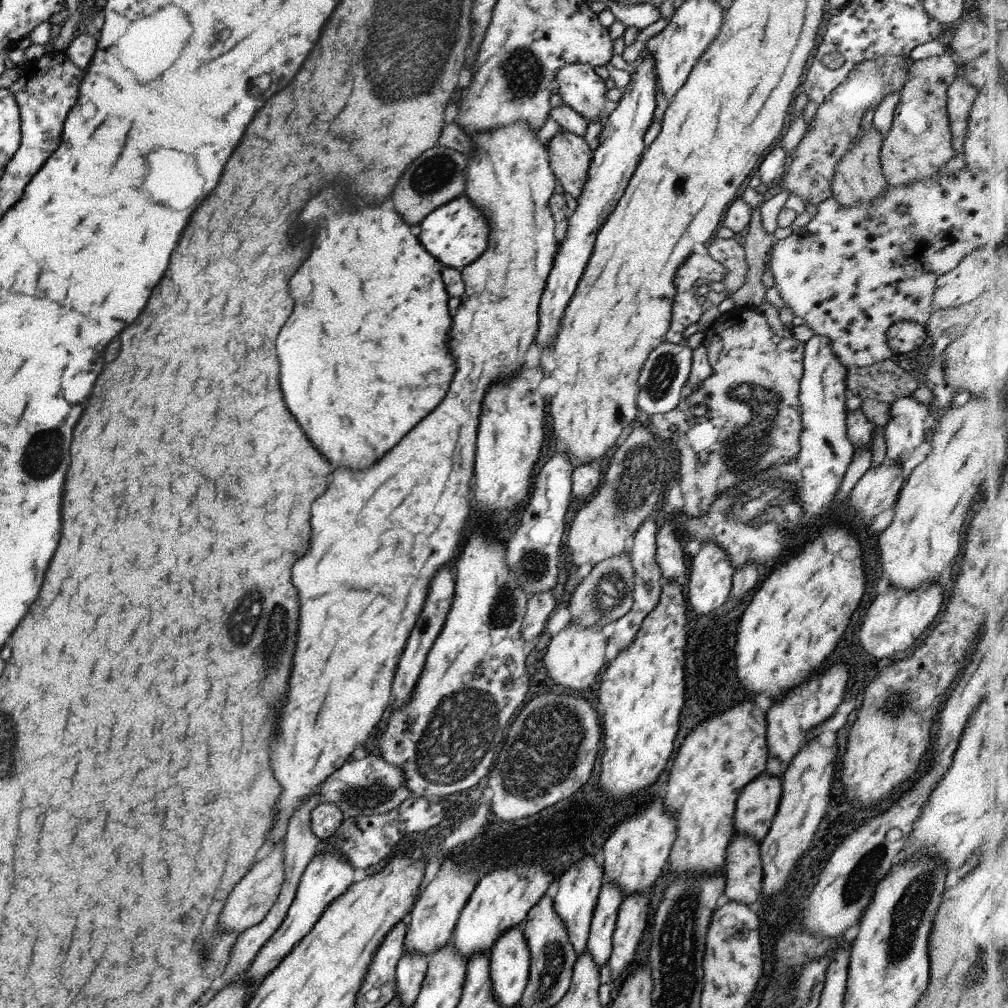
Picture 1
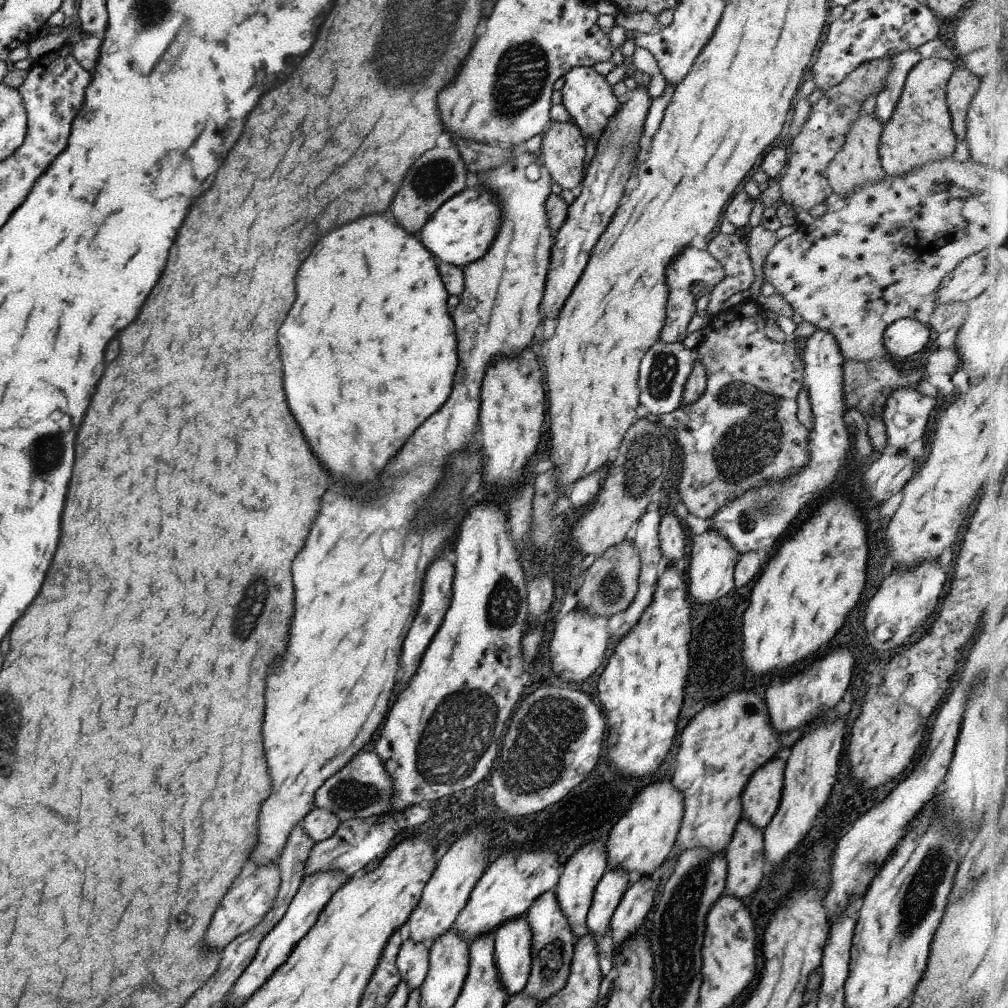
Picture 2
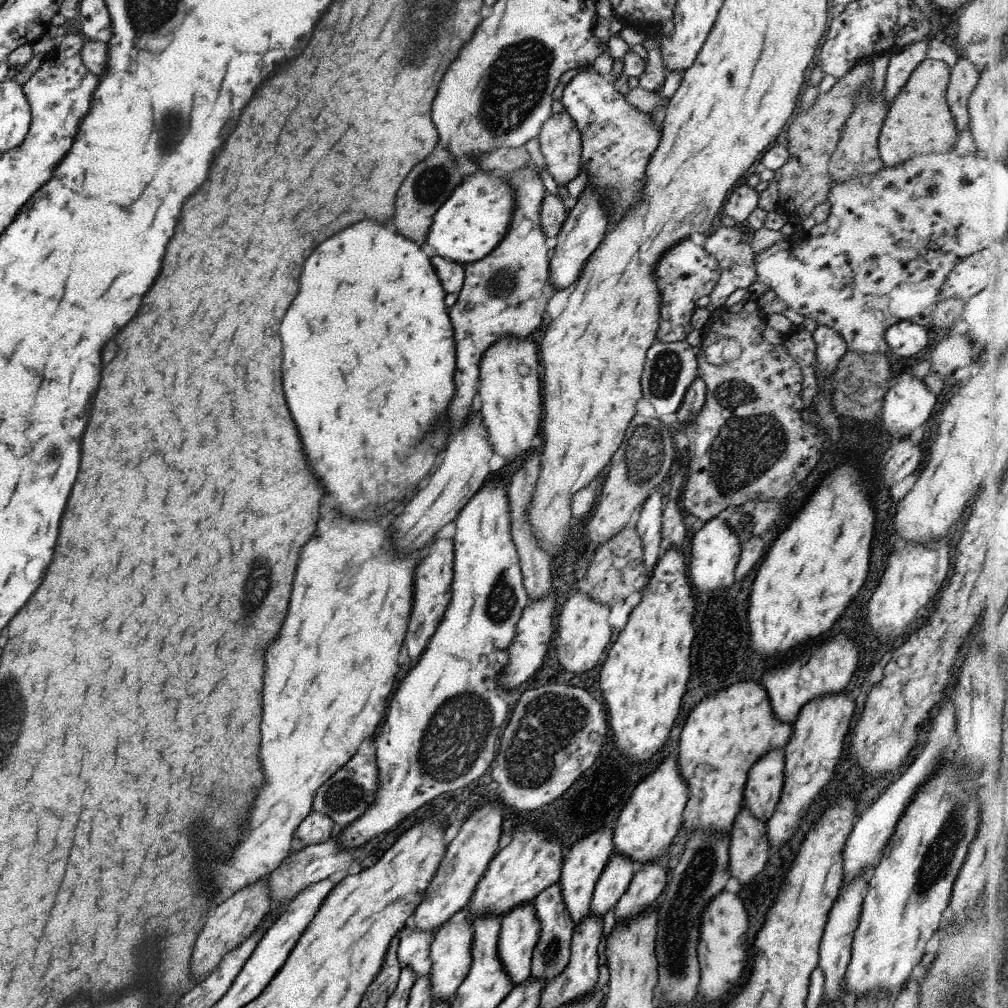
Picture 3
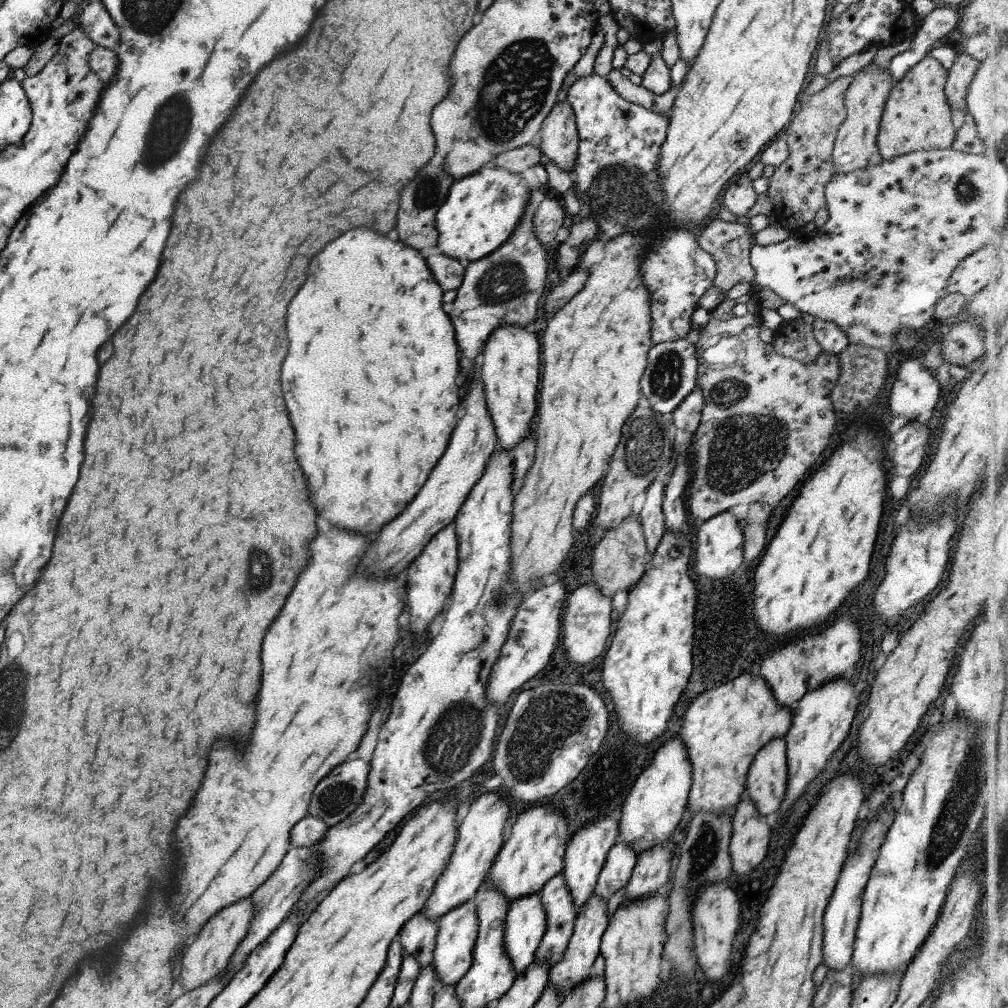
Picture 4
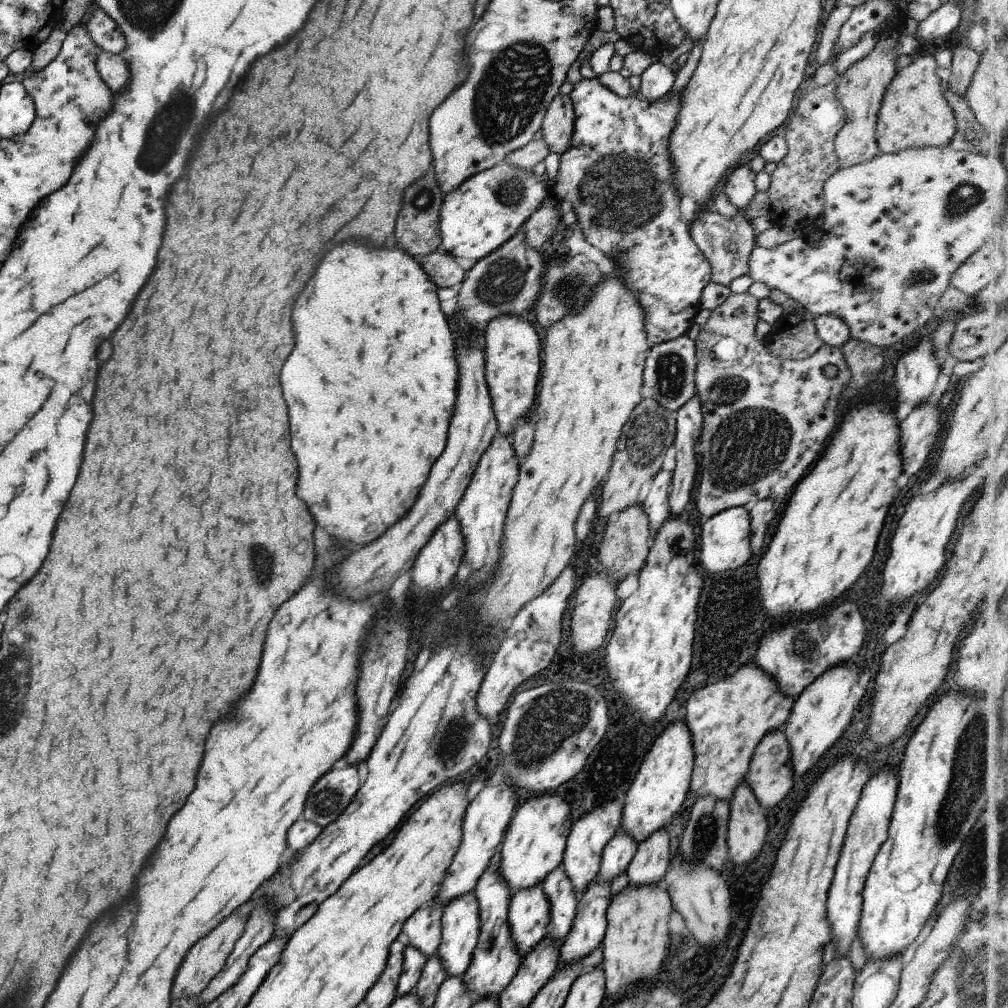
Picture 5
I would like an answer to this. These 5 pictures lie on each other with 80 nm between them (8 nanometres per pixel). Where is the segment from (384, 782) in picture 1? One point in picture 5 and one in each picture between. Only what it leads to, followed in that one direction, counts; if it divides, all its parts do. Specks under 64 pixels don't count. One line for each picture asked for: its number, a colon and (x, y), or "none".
2: (361, 789)
3: (346, 794)
4: (335, 796)
5: (327, 798)

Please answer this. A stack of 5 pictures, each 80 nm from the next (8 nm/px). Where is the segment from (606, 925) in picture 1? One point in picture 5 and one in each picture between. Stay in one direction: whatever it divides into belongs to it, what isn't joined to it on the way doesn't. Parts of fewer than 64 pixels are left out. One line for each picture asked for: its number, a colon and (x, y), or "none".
2: (609, 889)
3: (616, 874)
4: (619, 860)
5: (615, 855)

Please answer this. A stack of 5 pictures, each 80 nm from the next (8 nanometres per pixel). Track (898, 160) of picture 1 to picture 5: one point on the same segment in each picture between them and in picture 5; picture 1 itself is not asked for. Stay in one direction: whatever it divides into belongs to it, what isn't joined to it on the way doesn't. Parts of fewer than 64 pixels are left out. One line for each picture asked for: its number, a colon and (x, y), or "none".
2: (919, 129)
3: (918, 121)
4: (916, 117)
5: (913, 113)

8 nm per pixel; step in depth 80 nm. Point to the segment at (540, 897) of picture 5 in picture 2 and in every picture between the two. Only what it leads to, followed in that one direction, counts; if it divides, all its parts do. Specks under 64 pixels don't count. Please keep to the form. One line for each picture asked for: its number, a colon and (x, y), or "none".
2: (512, 939)
3: (519, 928)
4: (525, 921)

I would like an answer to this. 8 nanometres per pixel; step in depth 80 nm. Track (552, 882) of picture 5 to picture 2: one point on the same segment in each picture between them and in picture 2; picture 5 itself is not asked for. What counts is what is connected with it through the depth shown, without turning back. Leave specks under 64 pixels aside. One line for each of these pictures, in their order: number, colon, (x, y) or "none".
2: (552, 942)
3: (550, 954)
4: (560, 914)

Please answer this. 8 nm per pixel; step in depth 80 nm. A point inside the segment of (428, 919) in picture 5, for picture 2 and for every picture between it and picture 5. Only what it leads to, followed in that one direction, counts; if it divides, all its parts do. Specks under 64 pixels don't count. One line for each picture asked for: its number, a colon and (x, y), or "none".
2: (411, 961)
3: (412, 951)
4: (417, 936)

